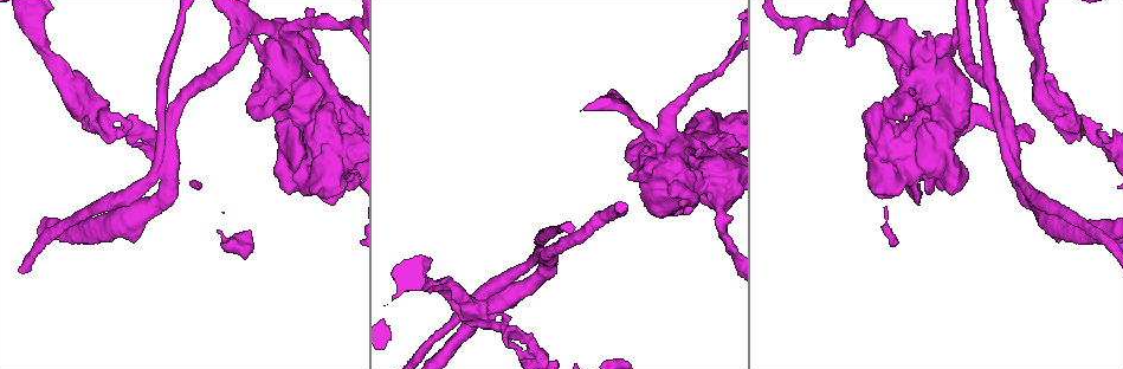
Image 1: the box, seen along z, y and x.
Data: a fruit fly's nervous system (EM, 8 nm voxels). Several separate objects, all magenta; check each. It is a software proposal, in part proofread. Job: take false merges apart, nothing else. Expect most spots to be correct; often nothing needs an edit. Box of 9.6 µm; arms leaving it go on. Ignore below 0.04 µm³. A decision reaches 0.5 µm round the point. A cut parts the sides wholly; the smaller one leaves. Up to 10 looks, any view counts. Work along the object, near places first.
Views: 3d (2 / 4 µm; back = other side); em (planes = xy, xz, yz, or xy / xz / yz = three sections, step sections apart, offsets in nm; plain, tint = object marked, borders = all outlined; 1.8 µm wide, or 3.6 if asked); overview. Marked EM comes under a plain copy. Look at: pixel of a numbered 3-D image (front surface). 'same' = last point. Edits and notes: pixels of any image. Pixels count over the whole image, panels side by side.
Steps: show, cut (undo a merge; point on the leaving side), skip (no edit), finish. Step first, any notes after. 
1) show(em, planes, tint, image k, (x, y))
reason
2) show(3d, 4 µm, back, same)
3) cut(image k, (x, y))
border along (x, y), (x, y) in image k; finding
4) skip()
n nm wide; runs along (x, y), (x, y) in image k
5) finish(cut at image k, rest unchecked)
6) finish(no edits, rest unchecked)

show(em, 3.6 µm, yz, step 4, tint, image 1, (699, 138))
closes a loop

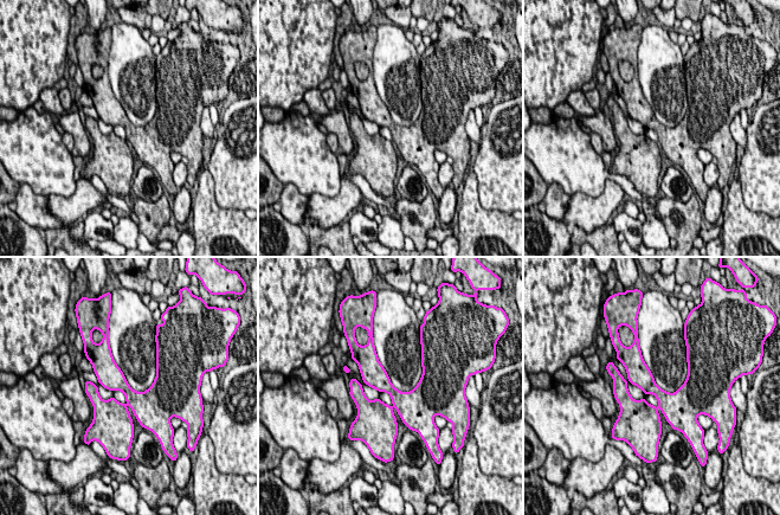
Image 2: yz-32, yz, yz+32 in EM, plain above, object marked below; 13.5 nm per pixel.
show(em, 3.6 µm, xz, step 8, tint, same)

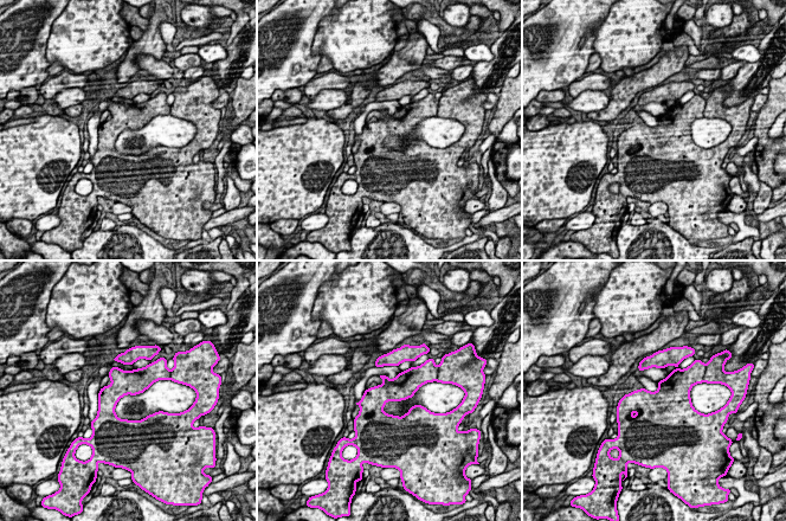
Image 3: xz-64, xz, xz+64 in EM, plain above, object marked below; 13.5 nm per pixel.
skip()
320 nm wide; runs along (147, 370), (109, 400), (118, 426) in image 3; one cell here

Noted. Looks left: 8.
show(em, xz, step 8, tint, image 1, (549, 251))

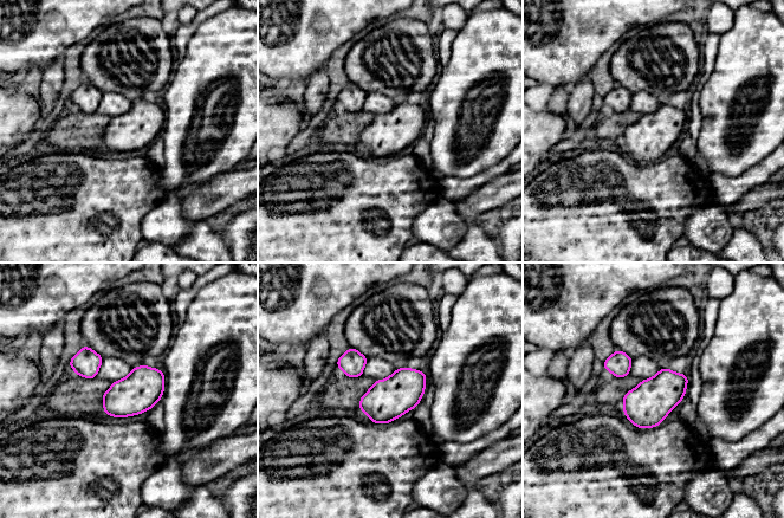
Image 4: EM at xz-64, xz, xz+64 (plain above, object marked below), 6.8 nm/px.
skip()
one cell here

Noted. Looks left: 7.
show(em, planes, tint, image 1, (129, 205))
two arms at a narrow angle

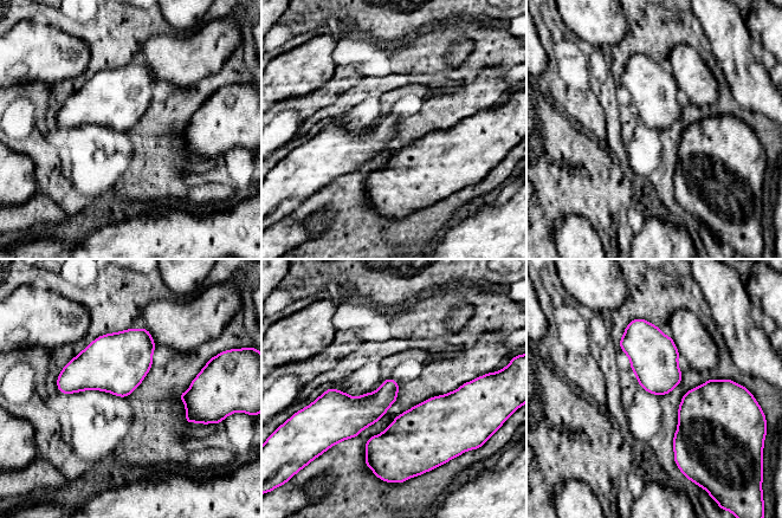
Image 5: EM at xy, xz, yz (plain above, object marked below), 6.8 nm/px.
skip()
170 nm wide; one cell here

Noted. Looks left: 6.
show(3d, 4 µm, image 1, (63, 82))
a fork

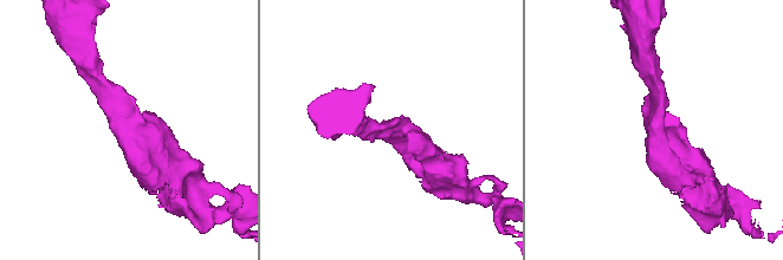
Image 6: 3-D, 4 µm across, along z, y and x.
show(em, xz, step 16, tint, image 6, (656, 130))
shape alone is not enough

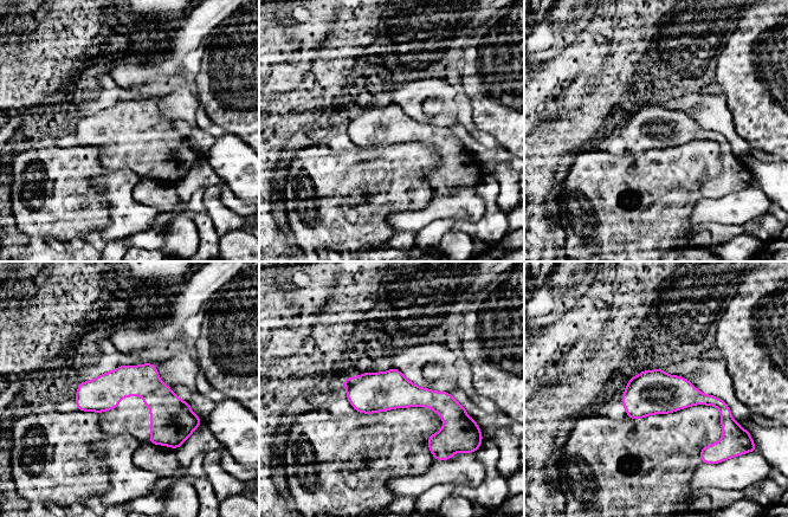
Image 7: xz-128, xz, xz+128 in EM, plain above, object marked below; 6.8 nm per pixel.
show(em, planes, borders, same)

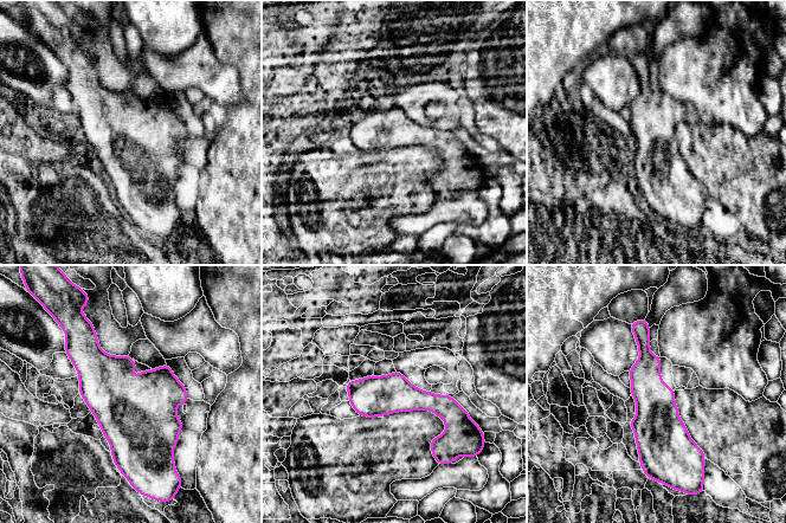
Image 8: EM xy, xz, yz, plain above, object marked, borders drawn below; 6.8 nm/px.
skip()
runs along (642, 329), (654, 398), (654, 469) in image 8; all the same cell

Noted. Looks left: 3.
finish(no edits, rest unchecked)

